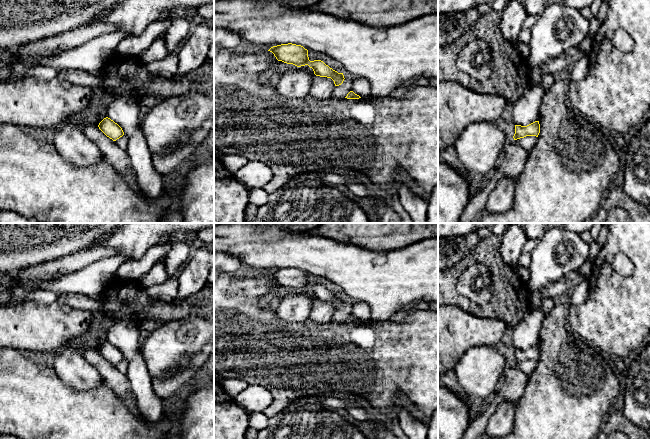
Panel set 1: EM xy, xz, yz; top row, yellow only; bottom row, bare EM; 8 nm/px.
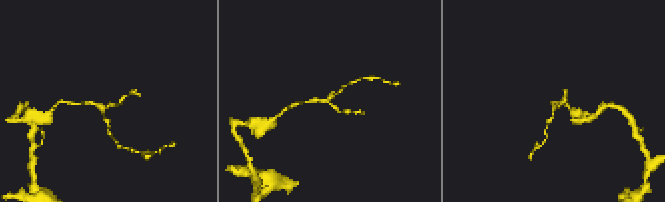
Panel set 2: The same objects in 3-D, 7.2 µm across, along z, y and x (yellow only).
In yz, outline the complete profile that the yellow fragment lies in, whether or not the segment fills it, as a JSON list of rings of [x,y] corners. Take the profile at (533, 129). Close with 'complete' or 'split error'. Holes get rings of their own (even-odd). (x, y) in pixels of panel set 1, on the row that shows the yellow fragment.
[[[535,121],[527,126],[515,125],[515,134],[513,136],[514,140],[524,138],[526,136],[536,136],[538,137],[540,133],[539,121]]]; complete

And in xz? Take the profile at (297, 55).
[[[292,43],[281,44],[271,47],[268,51],[272,52],[278,61],[293,64],[297,67],[308,65],[313,69],[316,76],[331,78],[335,86],[341,85],[345,79],[343,73],[338,73],[323,61],[310,61],[308,50],[301,45]]]; complete

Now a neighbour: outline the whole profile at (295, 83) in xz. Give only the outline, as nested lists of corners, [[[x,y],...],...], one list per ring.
[[[308,65],[288,69],[275,87],[285,98],[302,99],[309,95],[314,76]]]

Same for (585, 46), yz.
[[[588,36],[577,46],[577,48],[586,55],[588,52],[591,51],[592,47],[592,39]]]

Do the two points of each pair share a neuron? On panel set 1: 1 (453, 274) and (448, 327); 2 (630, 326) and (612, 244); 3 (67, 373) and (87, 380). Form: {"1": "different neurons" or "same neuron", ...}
{"1": "different neurons", "2": "same neuron", "3": "same neuron"}

